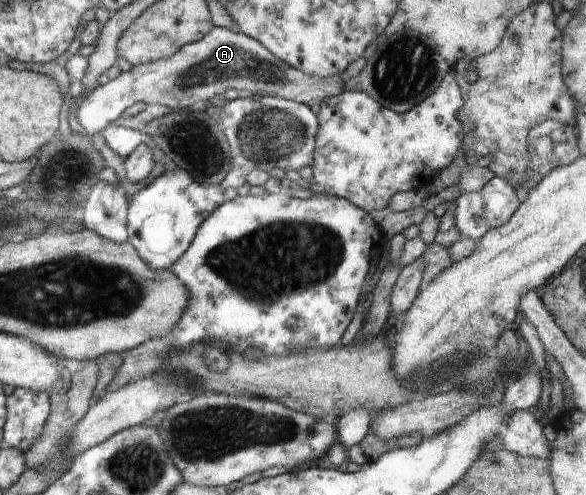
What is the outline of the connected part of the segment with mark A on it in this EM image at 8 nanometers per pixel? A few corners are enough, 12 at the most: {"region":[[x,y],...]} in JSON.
{"region":[[214,27],[78,104],[92,136],[136,102],[199,108],[229,88],[308,104],[346,89]]}

